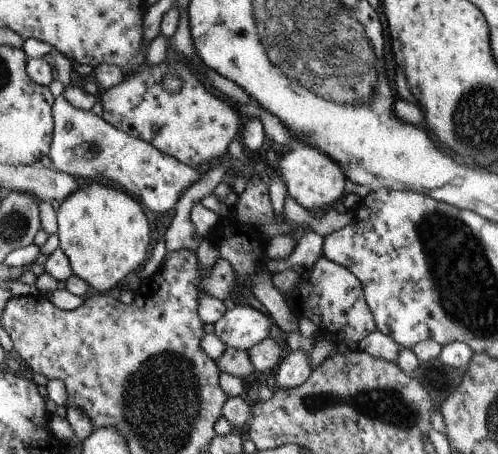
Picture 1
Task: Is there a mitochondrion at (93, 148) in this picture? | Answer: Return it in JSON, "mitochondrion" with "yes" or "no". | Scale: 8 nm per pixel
{"mitochondrion":"no"}

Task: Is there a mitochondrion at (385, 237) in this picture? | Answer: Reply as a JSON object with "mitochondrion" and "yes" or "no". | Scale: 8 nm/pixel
{"mitochondrion":"no"}

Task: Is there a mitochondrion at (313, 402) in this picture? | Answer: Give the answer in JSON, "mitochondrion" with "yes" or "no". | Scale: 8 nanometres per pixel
{"mitochondrion":"yes"}

